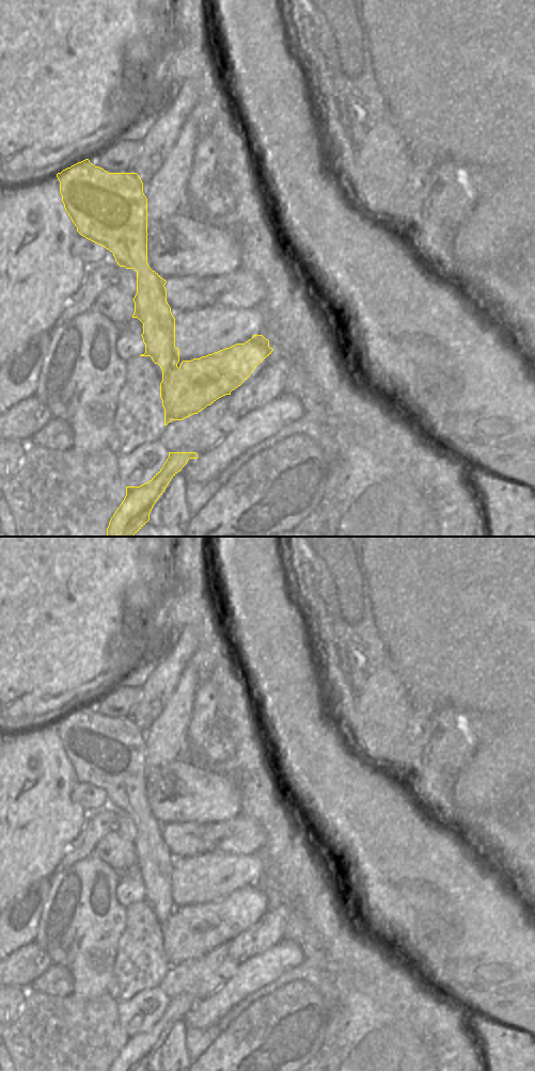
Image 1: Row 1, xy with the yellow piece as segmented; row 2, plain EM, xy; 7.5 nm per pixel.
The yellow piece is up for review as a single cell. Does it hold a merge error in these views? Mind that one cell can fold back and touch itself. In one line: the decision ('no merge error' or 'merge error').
merge error

